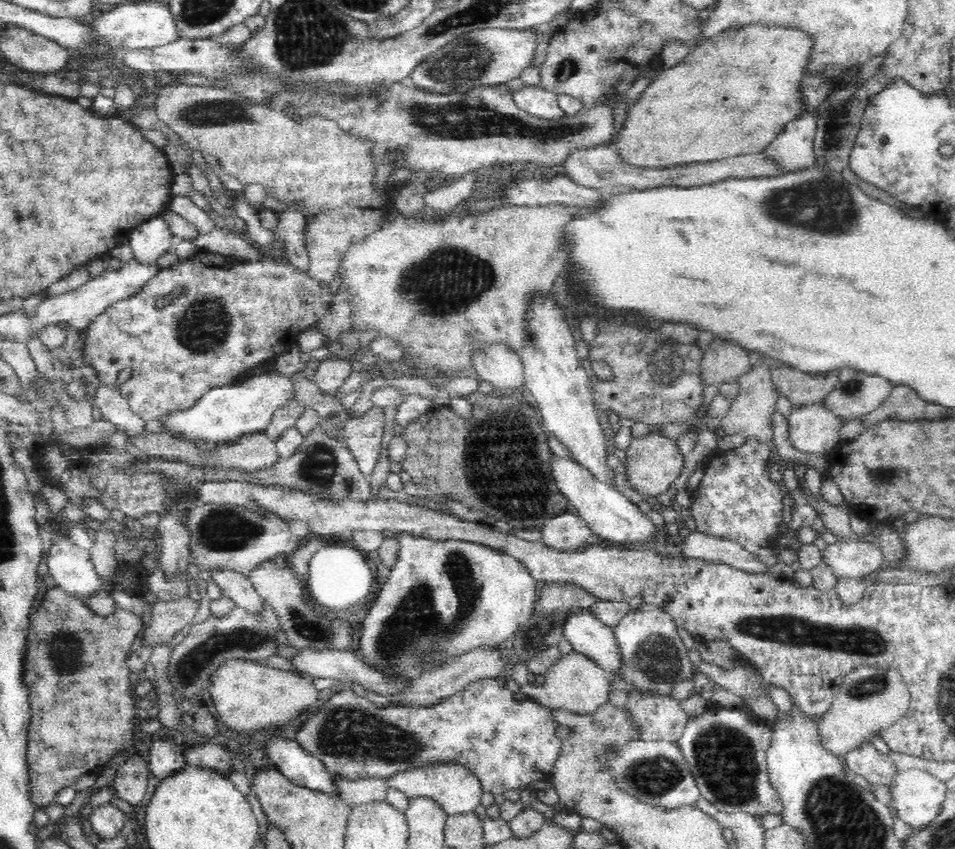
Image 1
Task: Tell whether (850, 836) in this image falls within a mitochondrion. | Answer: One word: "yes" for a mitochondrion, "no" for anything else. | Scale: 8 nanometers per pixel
yes

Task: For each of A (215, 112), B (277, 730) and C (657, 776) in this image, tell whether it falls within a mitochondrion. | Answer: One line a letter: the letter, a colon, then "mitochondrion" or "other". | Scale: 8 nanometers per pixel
A: mitochondrion
B: other
C: mitochondrion

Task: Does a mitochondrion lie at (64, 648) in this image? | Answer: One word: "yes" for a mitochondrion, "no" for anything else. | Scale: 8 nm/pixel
yes

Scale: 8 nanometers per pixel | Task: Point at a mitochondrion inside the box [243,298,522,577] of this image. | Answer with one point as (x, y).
(319, 469)

